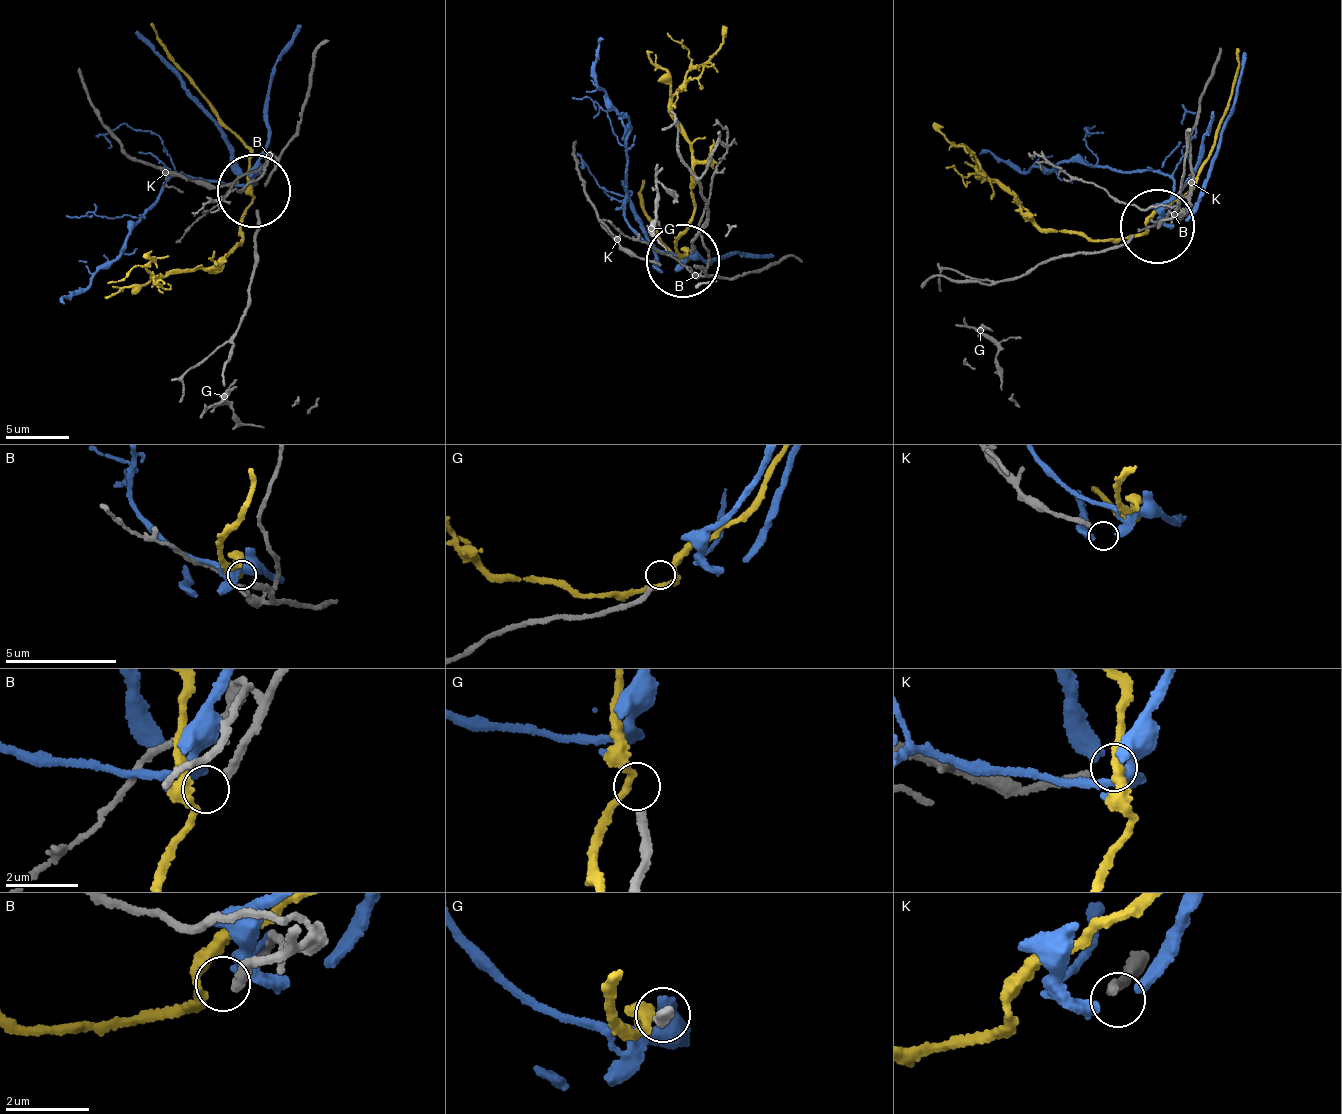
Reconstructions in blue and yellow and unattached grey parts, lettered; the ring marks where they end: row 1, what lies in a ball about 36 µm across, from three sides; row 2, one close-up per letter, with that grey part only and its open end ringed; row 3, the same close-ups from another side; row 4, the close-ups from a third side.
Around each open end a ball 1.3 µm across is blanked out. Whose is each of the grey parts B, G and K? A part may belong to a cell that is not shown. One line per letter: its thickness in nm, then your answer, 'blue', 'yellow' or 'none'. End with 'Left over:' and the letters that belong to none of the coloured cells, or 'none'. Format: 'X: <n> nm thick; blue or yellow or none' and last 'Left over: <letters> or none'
B: 200 nm thick; yellow
G: 220 nm thick; none
K: 220 nm thick; none
Left over: G, K

